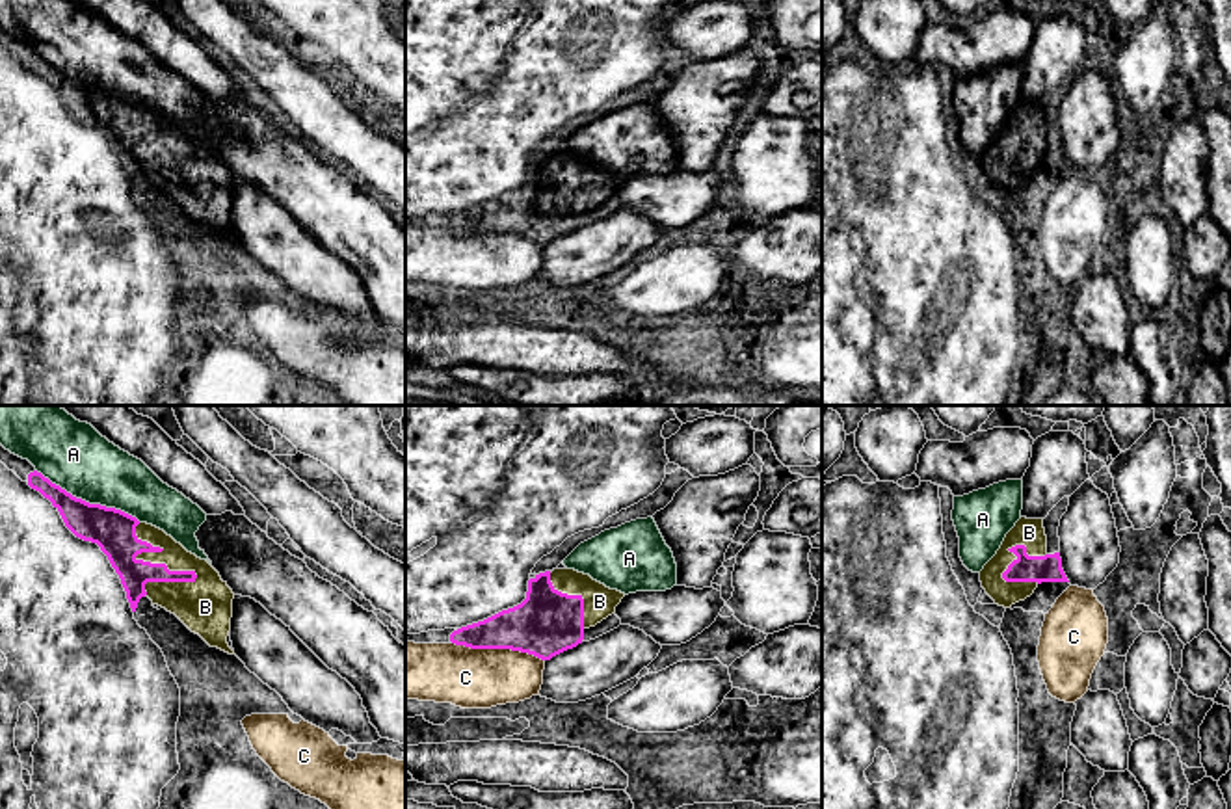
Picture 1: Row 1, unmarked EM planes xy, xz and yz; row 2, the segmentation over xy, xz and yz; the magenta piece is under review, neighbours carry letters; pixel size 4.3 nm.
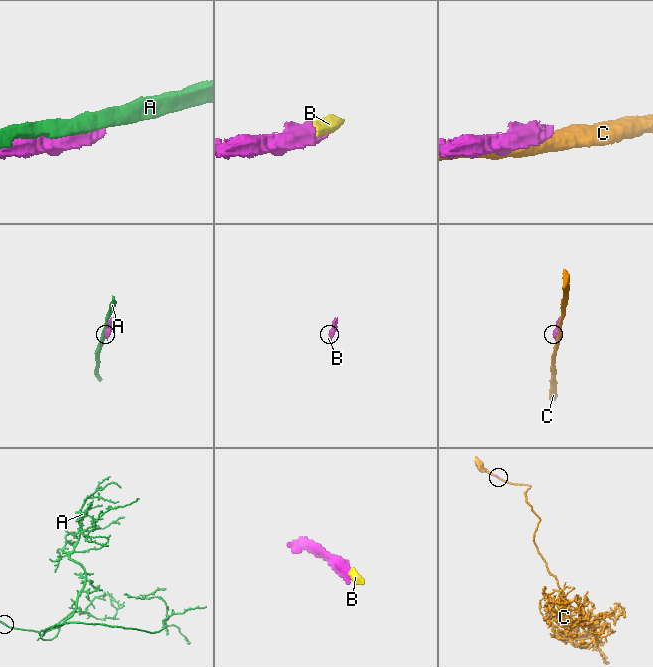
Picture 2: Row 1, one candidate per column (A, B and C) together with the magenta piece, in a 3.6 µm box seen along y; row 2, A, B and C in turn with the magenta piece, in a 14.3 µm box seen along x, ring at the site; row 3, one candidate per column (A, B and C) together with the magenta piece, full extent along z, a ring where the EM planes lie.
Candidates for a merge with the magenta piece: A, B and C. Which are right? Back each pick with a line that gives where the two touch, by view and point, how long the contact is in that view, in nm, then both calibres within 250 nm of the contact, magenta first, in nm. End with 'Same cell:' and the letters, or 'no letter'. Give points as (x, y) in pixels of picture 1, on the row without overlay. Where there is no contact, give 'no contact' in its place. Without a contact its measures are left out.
B: meets magenta in xy at (140, 144); contact 360 nm long; 190 nm thick on the magenta side, 150 nm on the other
Same cell: B

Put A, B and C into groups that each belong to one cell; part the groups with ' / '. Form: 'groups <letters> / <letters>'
groups A / B / C

